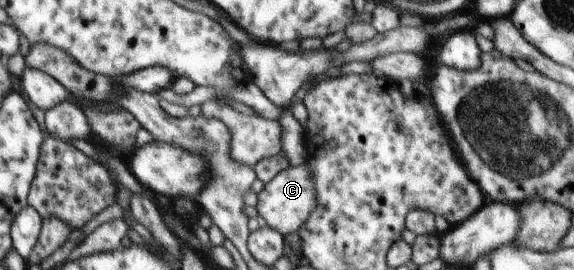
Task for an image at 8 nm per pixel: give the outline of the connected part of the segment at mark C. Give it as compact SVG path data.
M308 164L292 167L279 172L271 182L265 183L264 189L258 194L256 209L263 225L281 232L284 236L298 232L307 223L311 213L319 205L316 199L314 173Z

